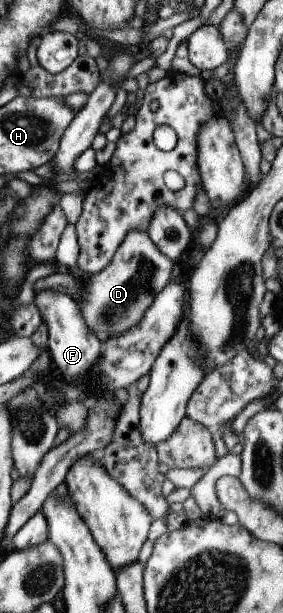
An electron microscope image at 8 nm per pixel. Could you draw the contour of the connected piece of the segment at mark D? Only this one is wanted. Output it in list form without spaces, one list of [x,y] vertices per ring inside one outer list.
[[[127,232],[109,264],[96,274],[85,276],[81,296],[76,298],[83,324],[93,332],[101,345],[127,328],[137,326],[153,298],[169,283],[174,262],[155,248],[146,232]]]

